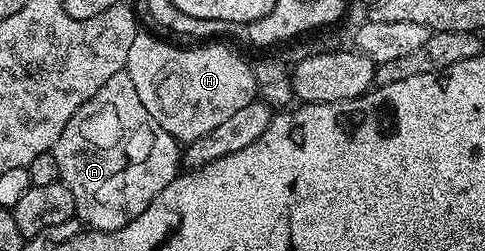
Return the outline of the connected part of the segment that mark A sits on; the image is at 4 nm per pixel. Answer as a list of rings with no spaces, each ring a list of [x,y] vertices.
[[[124,72],[111,76],[111,80],[71,116],[52,152],[59,166],[60,182],[71,188],[71,196],[75,196],[76,217],[91,230],[118,230],[135,220],[135,216],[142,214],[151,200],[177,178],[183,166],[183,150],[177,139],[159,128],[151,112],[143,108],[143,100],[139,100],[131,76]]]

